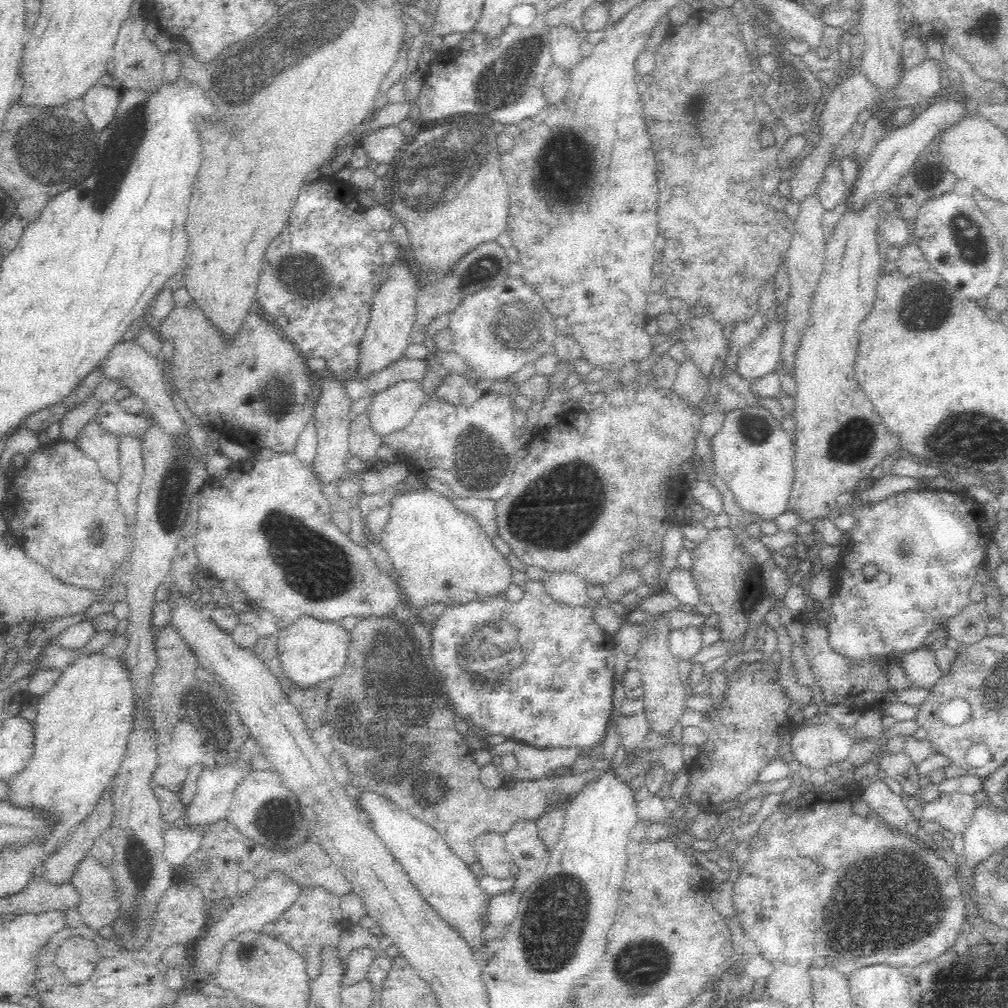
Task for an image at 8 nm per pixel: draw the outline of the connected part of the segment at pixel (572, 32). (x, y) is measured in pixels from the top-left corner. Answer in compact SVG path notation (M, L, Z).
M560 23L551 27L550 44L554 52L554 60L562 66L574 68L582 60L580 56L580 44L583 44L585 36L570 25Z

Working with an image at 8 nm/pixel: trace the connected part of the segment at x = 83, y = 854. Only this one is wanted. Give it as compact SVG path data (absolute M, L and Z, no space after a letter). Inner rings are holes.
M106 793L86 822L76 827L69 840L49 859L40 872L41 882L50 886L70 884L81 862L91 855L96 836L107 828L112 815L111 801Z

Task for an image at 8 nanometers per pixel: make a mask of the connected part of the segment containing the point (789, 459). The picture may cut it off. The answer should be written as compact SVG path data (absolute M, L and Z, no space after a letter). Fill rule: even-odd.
M755 406L730 411L713 444L715 473L725 481L742 509L760 522L774 522L790 510L795 448L792 436L768 409Z

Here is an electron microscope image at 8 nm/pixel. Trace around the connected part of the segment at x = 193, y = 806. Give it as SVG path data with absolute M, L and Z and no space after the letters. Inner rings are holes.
M243 758L228 766L203 769L196 792L185 804L182 816L184 827L190 830L207 830L210 825L226 818L236 782L250 768Z

